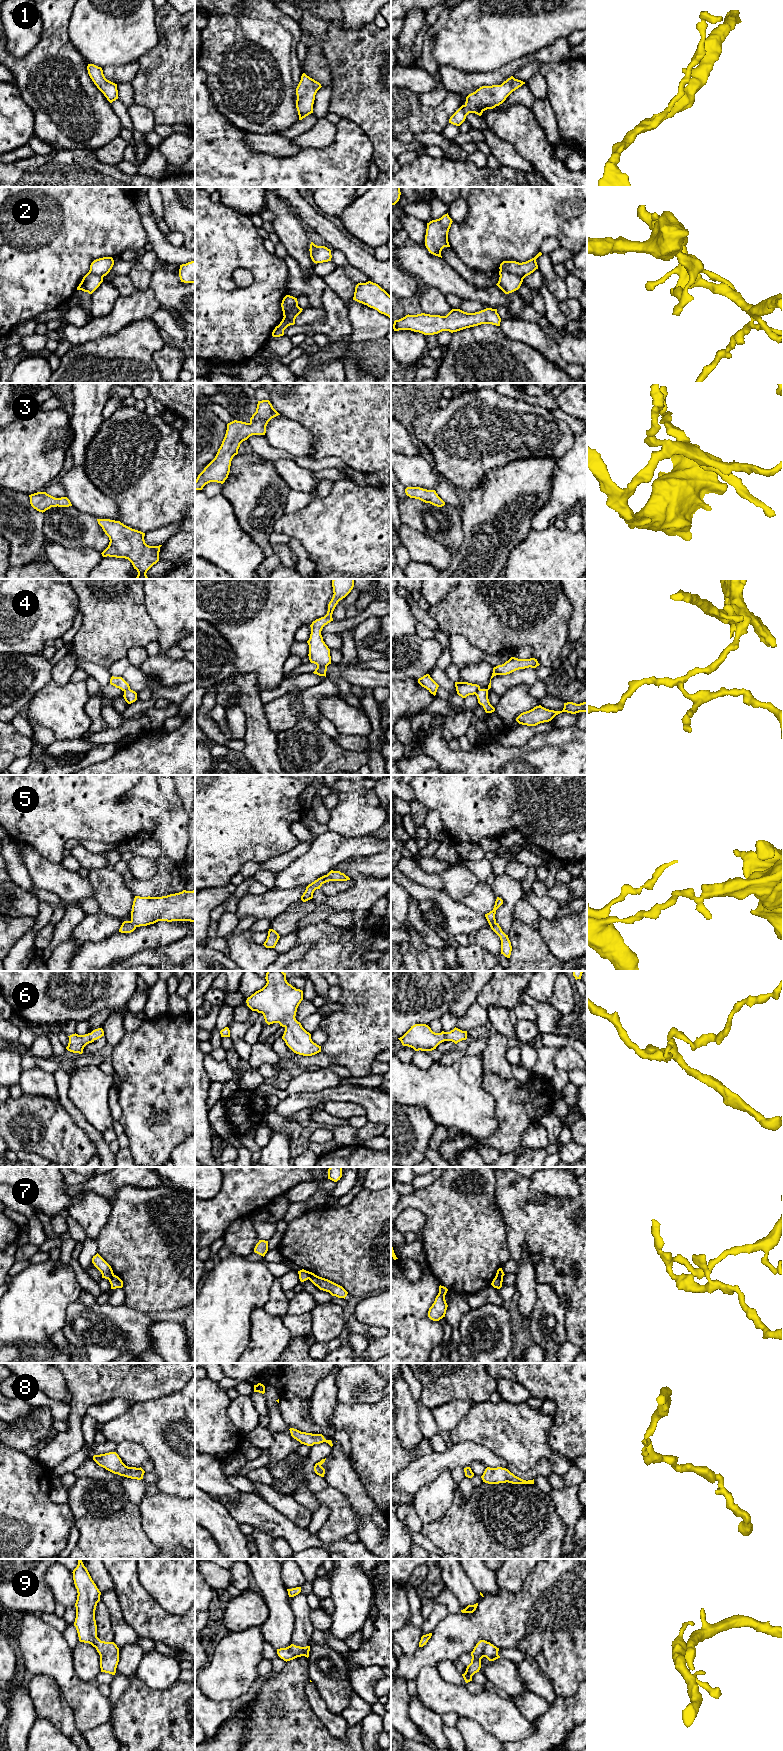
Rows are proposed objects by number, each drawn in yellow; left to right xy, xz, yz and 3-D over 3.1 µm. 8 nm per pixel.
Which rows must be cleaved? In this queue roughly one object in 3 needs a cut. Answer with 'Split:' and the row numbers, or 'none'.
Split: 2, 4, 5, 7

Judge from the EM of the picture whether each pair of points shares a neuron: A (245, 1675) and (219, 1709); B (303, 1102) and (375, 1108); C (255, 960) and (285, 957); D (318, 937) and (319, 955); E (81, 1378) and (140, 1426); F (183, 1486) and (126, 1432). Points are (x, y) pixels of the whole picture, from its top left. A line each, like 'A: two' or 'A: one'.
A: two
B: one
C: two
D: one
E: two
F: one

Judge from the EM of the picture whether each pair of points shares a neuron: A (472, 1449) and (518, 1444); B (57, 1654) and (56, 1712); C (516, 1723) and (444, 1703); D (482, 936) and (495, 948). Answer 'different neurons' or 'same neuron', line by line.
A: different neurons
B: different neurons
C: same neuron
D: same neuron

